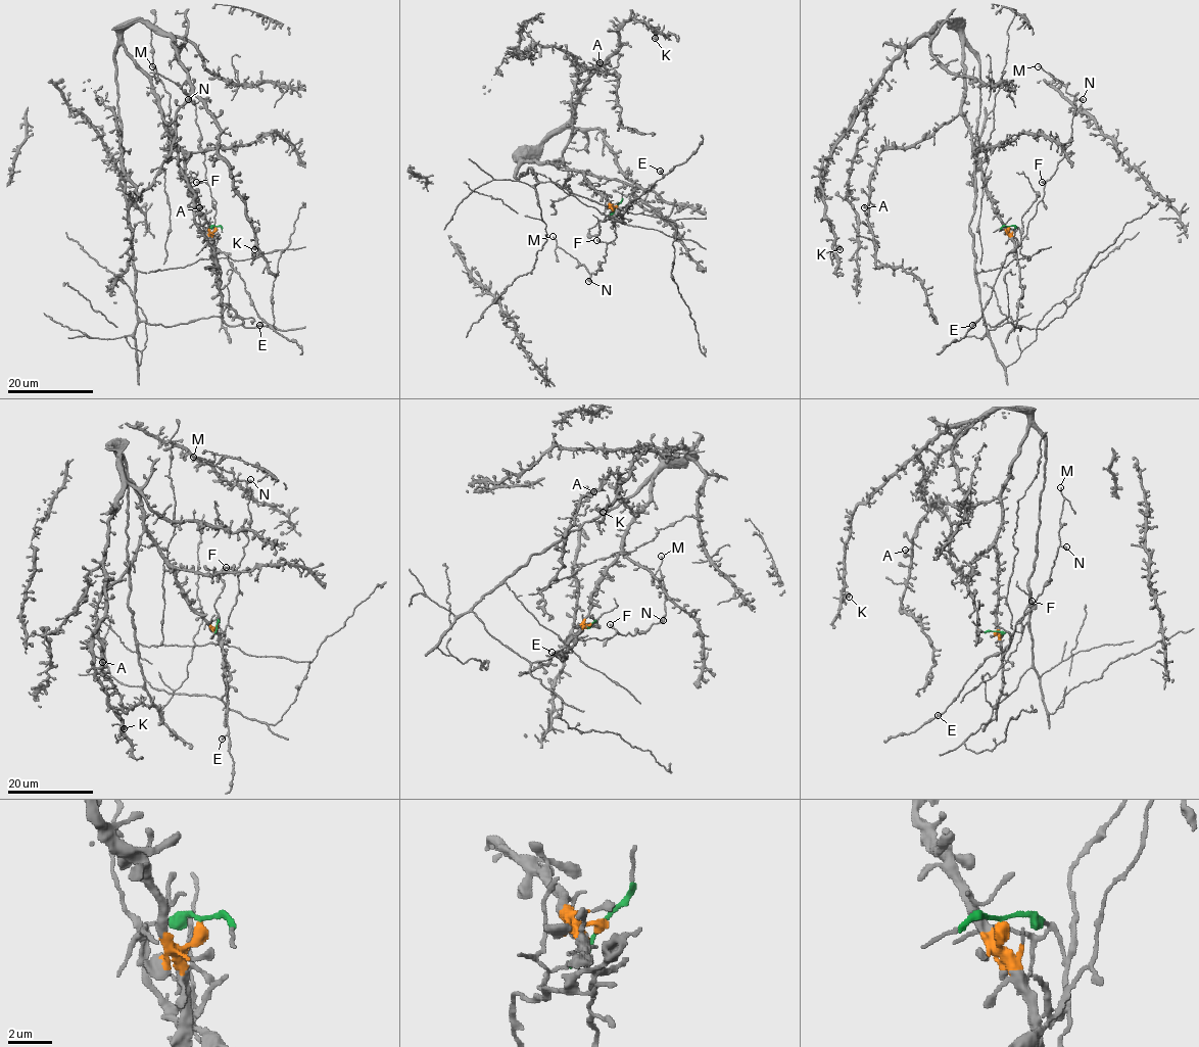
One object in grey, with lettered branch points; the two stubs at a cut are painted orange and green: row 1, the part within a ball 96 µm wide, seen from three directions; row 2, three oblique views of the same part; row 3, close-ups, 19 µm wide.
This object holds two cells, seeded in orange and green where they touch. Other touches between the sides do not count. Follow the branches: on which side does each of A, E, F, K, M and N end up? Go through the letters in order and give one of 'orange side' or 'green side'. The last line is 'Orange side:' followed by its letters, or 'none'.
A: orange side
E: green side
F: green side
K: orange side
M: green side
N: green side
Orange side: A, K

